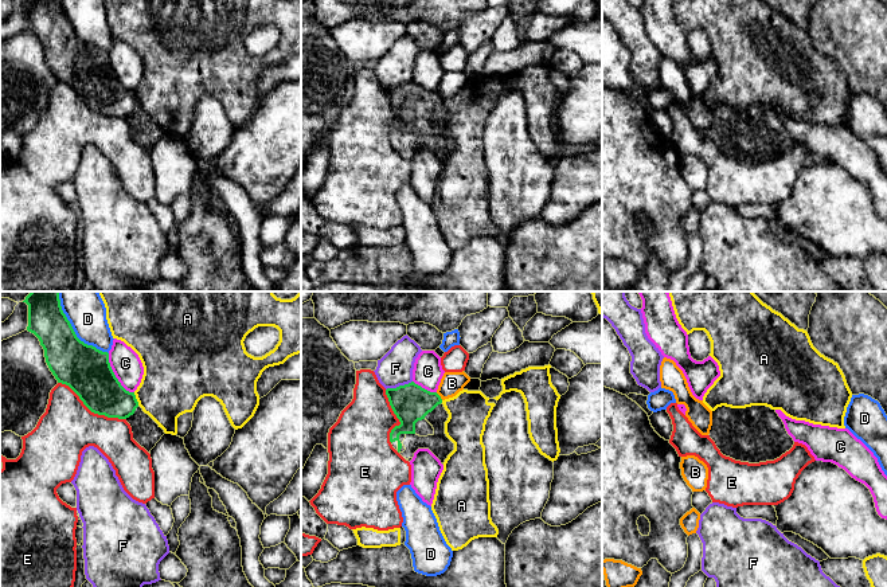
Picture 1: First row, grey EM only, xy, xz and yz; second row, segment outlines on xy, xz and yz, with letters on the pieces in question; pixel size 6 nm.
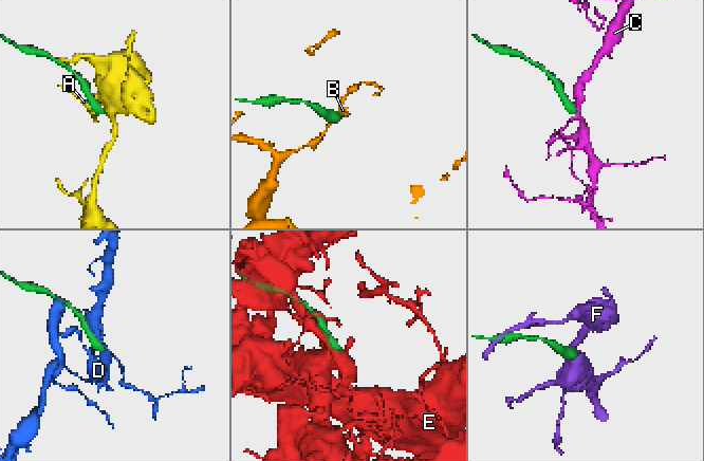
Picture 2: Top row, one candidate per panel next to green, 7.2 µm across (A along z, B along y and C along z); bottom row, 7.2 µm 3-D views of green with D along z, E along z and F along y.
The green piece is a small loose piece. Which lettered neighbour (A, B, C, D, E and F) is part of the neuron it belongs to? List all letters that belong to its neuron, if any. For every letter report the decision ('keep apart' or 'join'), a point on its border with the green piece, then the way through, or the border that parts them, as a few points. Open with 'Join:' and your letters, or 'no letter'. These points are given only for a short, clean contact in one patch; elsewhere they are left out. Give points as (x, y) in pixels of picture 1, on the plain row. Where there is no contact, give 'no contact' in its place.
Join: no letter
A: keep apart; meets green in xy at (136, 98); border along xy (133, 92), (139, 104)
B: keep apart; meets green in xz at (440, 96); border along xz (436, 92), (442, 98)
C: keep apart; meets green in xy at (114, 74)
D: keep apart; meets green in xy at (75, 34)
E: keep apart; meets green in xy at (92, 110)
F: keep apart; meets green in xz at (399, 85); border along xz (411, 79), (386, 89)

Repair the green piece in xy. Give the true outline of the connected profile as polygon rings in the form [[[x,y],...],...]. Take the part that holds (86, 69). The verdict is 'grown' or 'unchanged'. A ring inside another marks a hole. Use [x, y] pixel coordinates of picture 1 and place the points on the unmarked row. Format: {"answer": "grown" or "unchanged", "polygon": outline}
{"answer": "grown", "polygon": [[[23,0],[28,4],[27,30],[34,32],[44,48],[46,62],[58,79],[69,85],[94,113],[125,118],[133,132],[133,138],[148,152],[165,133],[164,129],[138,105],[134,91],[126,90],[116,77],[109,52],[81,40],[66,13],[60,0]]]}

